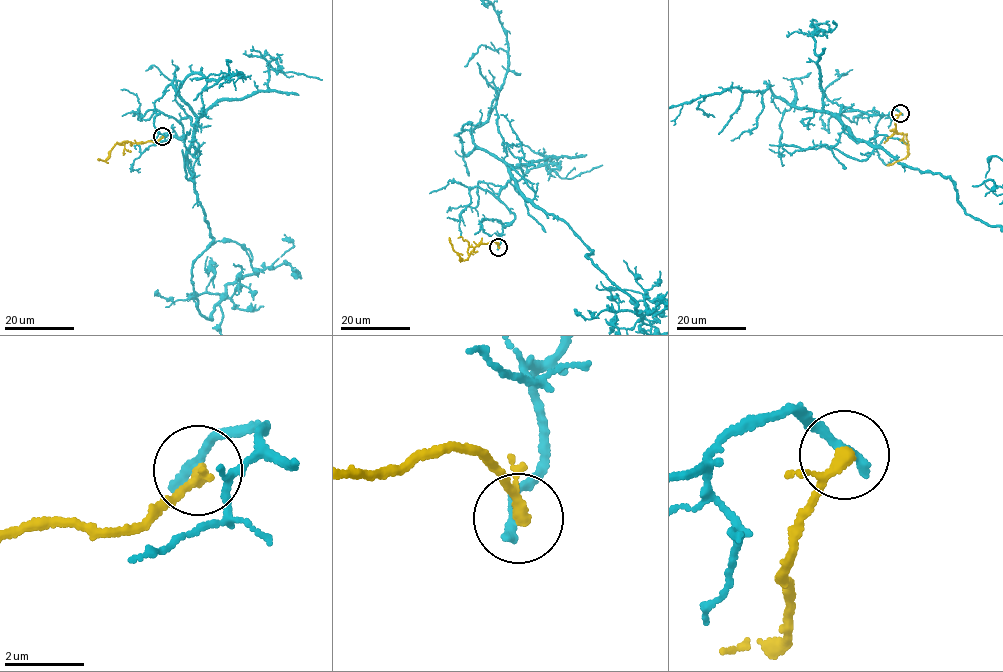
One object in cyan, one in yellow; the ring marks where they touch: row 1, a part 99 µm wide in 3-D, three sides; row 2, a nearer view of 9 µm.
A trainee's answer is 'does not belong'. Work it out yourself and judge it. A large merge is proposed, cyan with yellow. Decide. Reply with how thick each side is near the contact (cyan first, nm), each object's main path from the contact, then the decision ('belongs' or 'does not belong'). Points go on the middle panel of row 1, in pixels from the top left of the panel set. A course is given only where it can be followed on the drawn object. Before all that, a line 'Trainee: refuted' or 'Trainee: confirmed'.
Trainee: confirmed
280 nm thick on the cyan side, 240 nm on the other; cyan runs (498, 248), (514, 219), (499, 191), (513, 178), (591, 250), (638, 321), (658, 307), (597, 285); yellow runs (498, 247), (493, 241), (468, 247), (468, 257), (461, 261), (449, 238); does not belong

